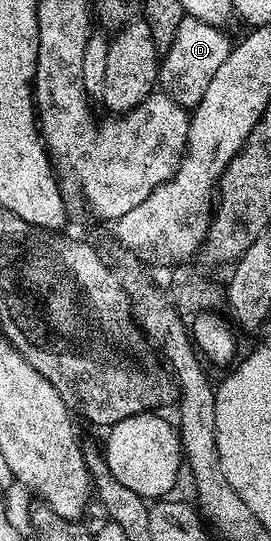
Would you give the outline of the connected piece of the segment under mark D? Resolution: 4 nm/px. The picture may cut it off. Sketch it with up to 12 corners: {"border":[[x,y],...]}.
{"border":[[184,16],[157,82],[194,108],[233,42]]}

